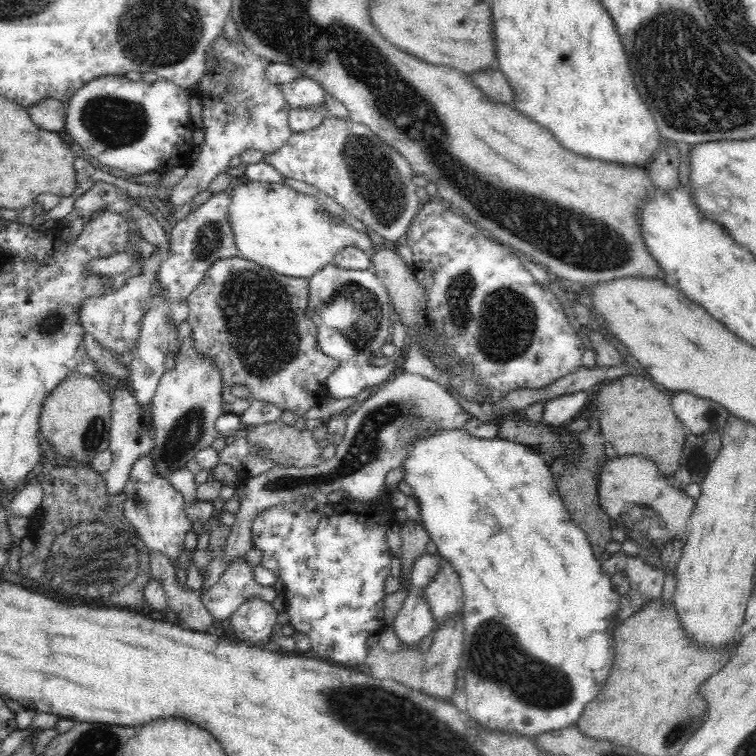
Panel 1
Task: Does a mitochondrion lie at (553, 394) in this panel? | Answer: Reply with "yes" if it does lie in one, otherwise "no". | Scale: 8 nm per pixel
no

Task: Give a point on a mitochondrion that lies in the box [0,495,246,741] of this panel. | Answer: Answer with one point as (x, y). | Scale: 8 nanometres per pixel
(93, 559)

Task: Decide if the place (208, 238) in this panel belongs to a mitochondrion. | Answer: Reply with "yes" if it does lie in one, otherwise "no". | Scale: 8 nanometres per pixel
yes

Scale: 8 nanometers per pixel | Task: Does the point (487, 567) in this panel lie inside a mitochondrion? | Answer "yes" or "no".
no

